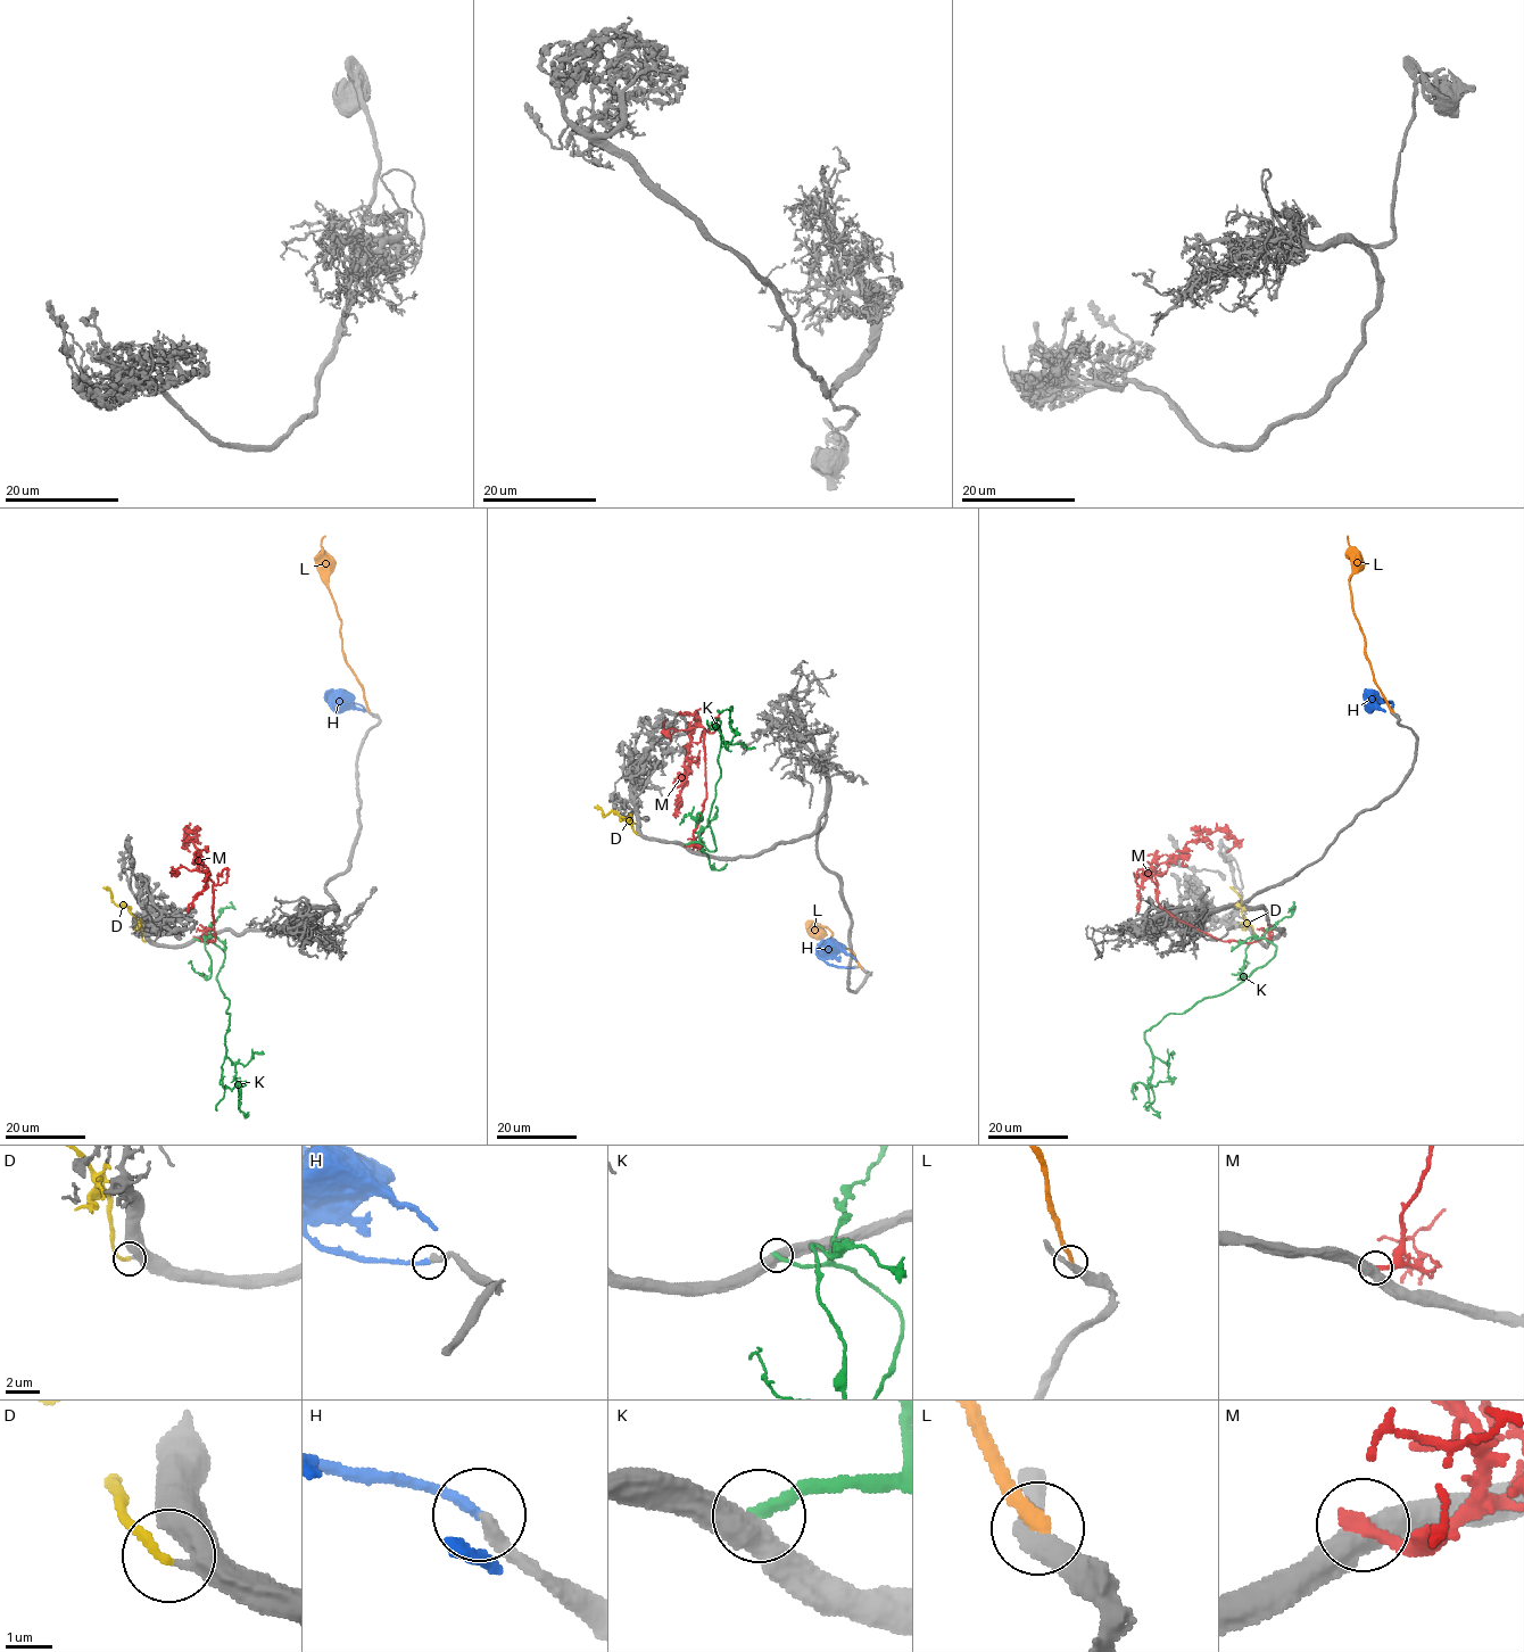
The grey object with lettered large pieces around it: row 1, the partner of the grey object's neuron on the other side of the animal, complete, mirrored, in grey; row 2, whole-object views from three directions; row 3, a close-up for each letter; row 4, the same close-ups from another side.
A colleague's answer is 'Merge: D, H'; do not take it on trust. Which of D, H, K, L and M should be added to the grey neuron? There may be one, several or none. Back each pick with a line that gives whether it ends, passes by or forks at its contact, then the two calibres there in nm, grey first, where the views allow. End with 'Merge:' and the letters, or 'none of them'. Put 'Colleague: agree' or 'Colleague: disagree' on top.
Colleague: agree
D: it ends there; 360 nm thick on the grey side, 200 nm on the other
H: it ends there; 360 nm thick on the grey side, 240 nm on the other
Merge: D, H

